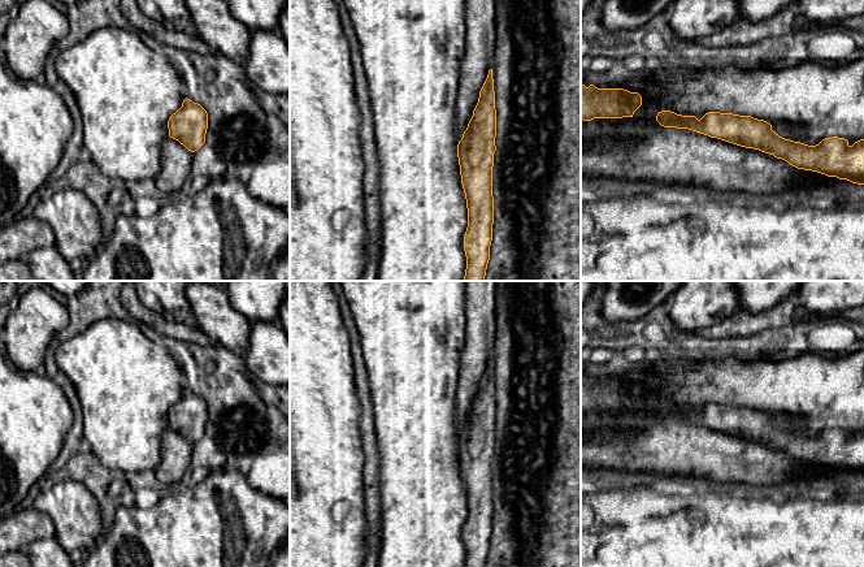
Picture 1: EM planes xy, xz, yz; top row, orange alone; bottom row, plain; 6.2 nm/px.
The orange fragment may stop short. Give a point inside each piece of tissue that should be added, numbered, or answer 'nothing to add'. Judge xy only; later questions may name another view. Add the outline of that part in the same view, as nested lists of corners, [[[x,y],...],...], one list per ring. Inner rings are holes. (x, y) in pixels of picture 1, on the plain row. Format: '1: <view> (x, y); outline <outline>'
nothing to add

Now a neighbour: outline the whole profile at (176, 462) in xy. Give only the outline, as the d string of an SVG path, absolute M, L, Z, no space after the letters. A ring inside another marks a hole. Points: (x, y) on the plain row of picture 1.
M168 428L161 436L161 460L149 475L159 488L179 488L192 467L192 443Z

